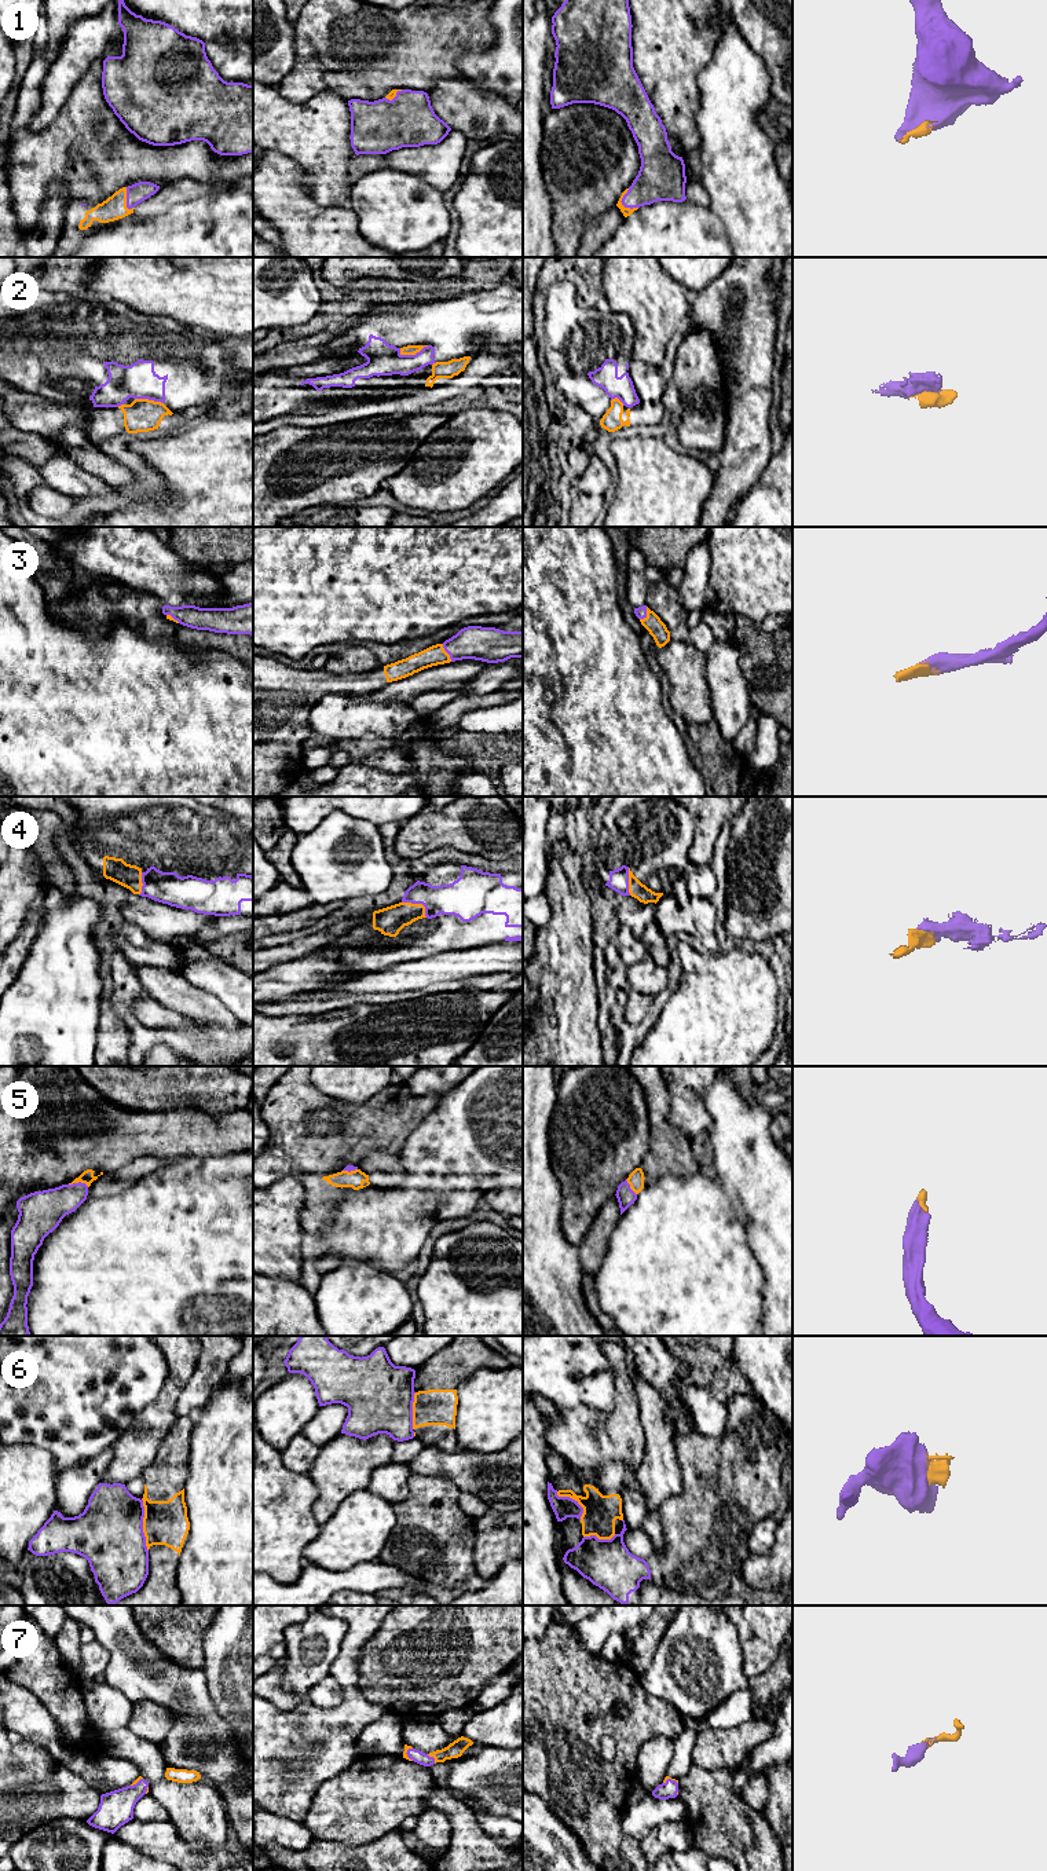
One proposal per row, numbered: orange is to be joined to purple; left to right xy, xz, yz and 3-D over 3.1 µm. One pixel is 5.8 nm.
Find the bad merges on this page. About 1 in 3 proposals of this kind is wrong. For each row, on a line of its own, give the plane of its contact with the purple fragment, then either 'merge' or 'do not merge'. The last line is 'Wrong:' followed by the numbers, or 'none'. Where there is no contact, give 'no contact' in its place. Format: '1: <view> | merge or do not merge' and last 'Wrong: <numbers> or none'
1: yz | merge
2: xz | do not merge
3: xz | merge
4: xz | merge
5: xy | merge
6: xy | do not merge
7: xz | merge
Wrong: 2, 6

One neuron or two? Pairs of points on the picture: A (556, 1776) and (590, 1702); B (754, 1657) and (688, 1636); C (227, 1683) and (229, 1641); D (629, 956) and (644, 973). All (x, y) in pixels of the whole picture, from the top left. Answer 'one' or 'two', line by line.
A: one
B: two
C: one
D: two

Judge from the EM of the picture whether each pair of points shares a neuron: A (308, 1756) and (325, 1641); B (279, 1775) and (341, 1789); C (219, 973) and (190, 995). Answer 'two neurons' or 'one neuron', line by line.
A: two neurons
B: two neurons
C: two neurons

